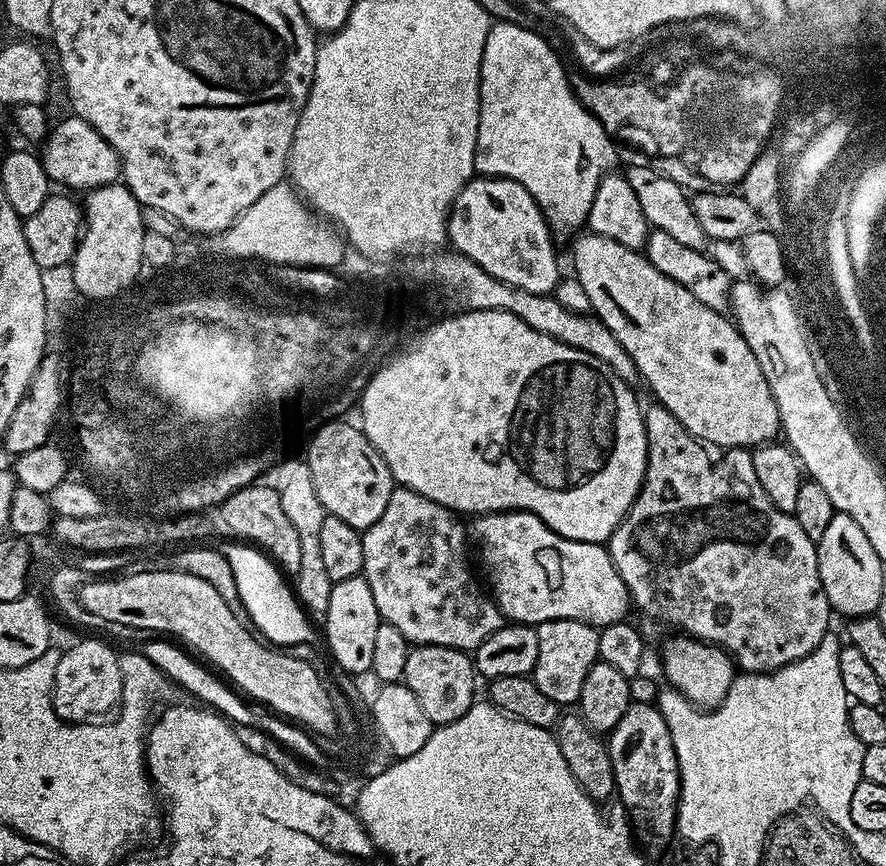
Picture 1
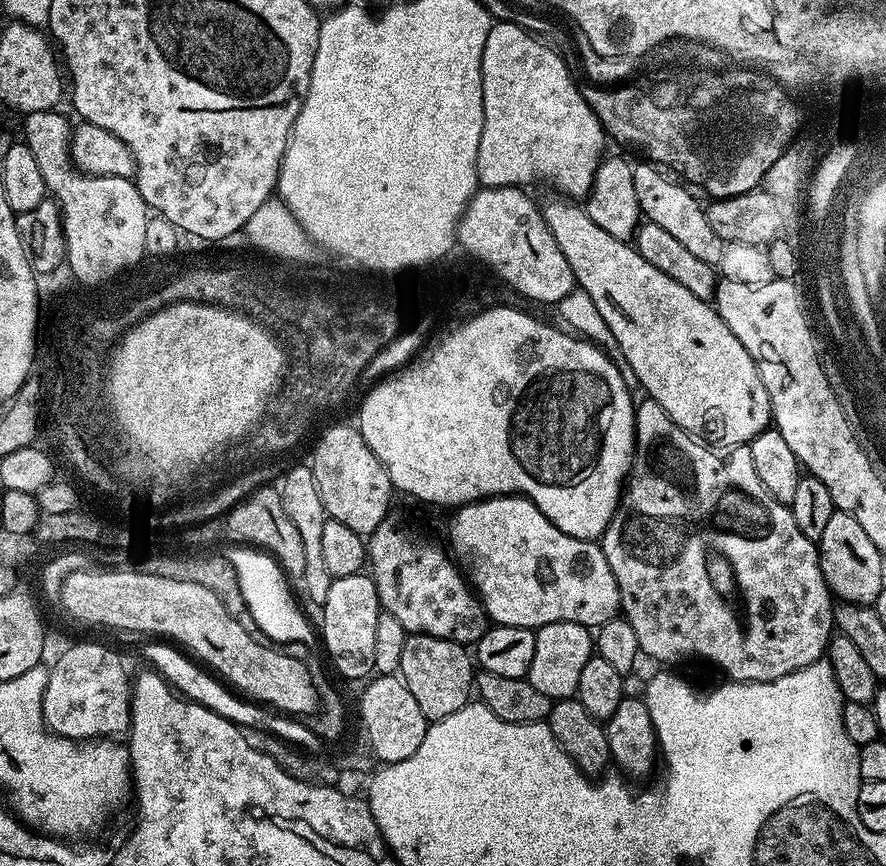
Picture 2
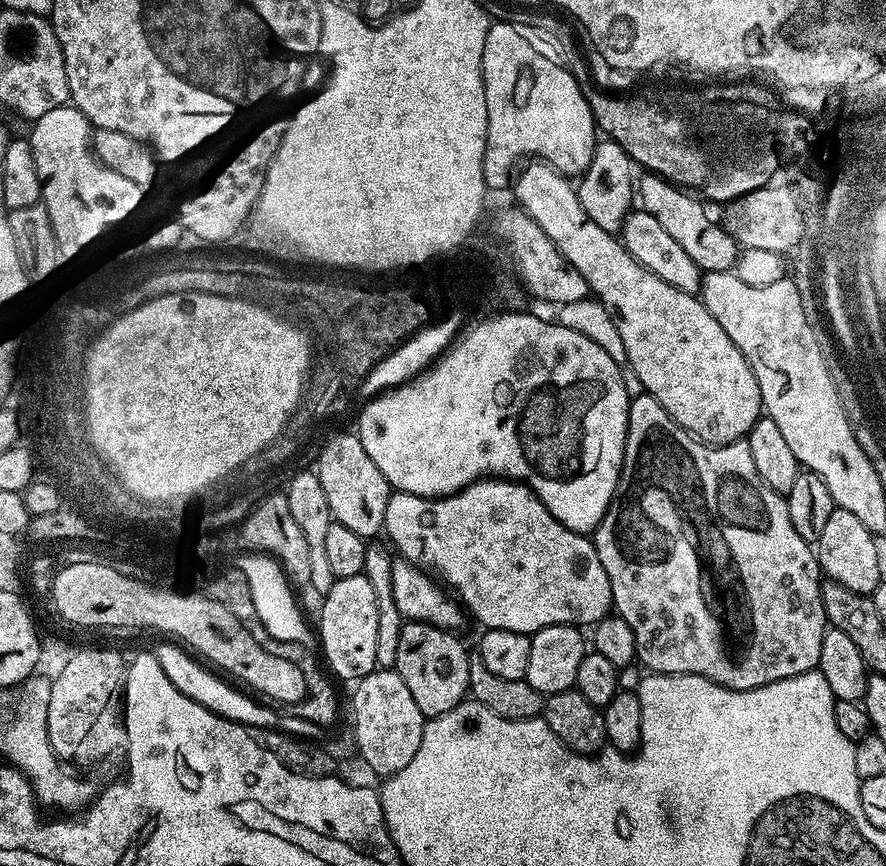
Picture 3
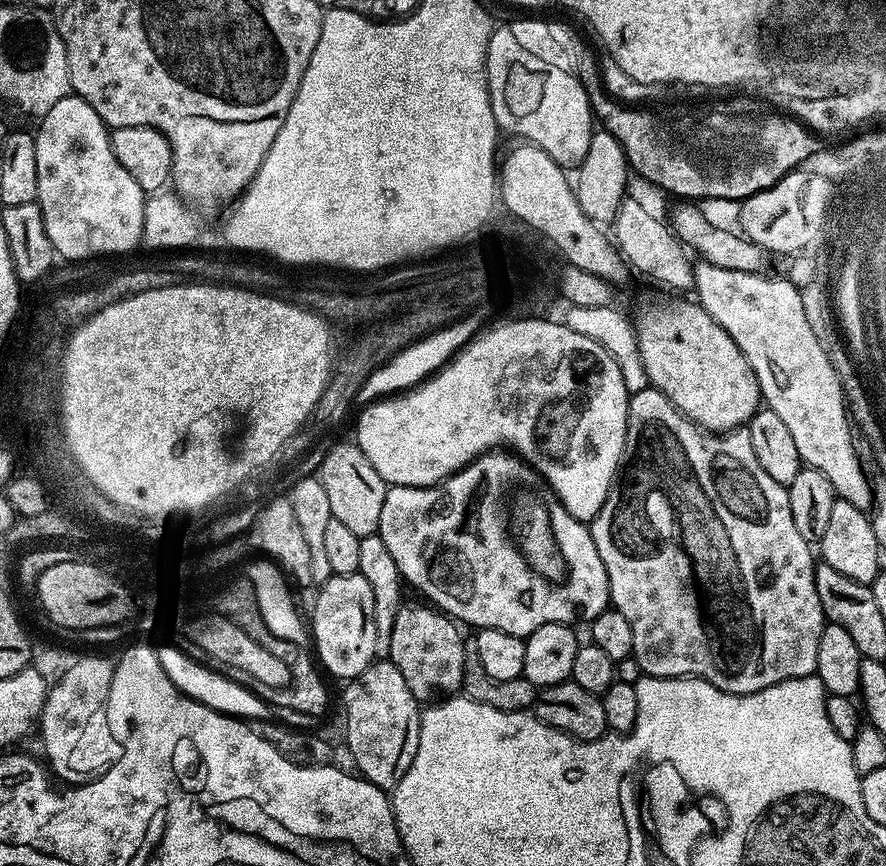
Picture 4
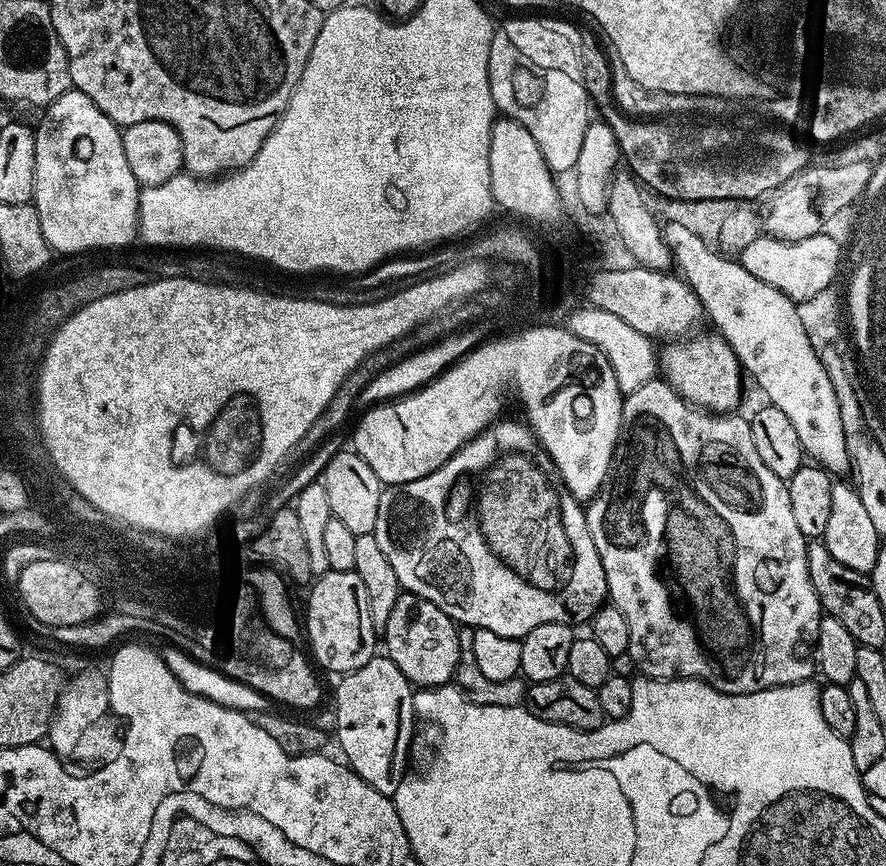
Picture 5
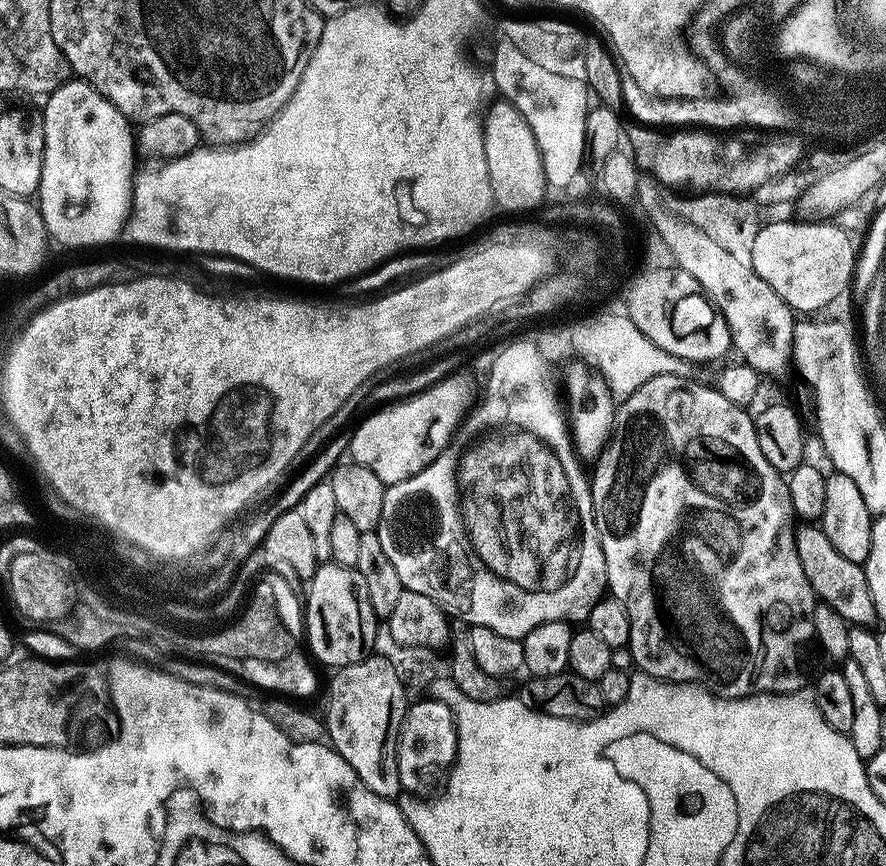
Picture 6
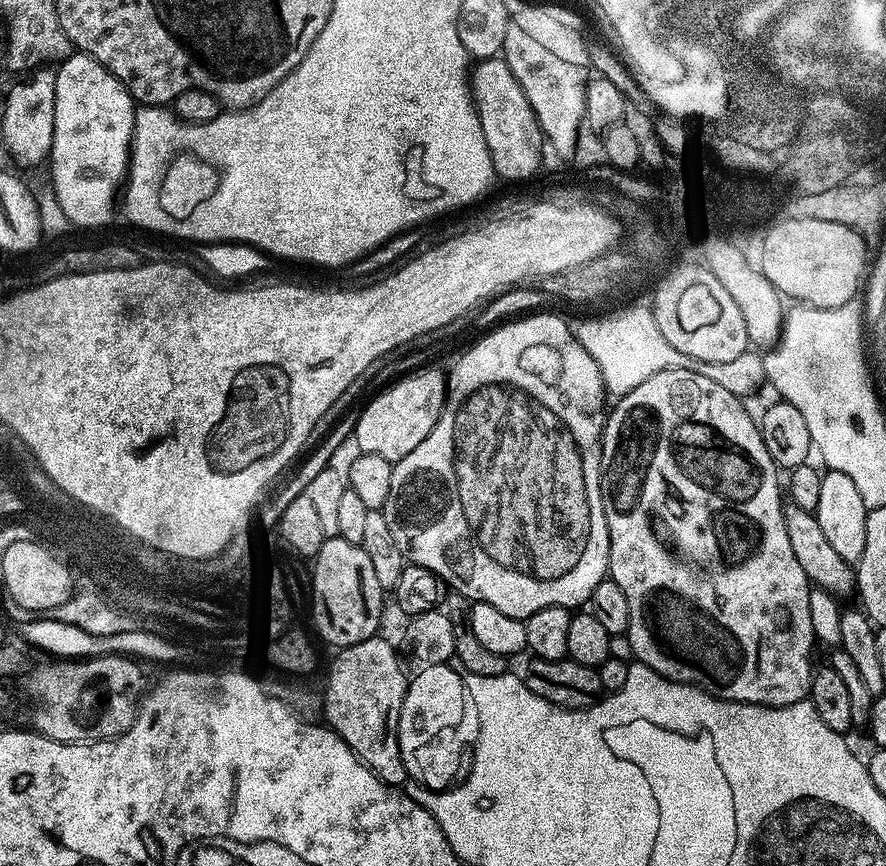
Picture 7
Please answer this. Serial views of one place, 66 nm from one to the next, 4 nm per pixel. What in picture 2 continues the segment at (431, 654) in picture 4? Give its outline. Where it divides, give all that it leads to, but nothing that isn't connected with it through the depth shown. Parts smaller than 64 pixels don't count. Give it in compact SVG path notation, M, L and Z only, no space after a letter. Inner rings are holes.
M413 632L402 646L398 675L406 690L414 694L414 702L418 702L418 710L425 718L430 722L441 720L470 703L474 692L474 656L465 645L453 640Z

